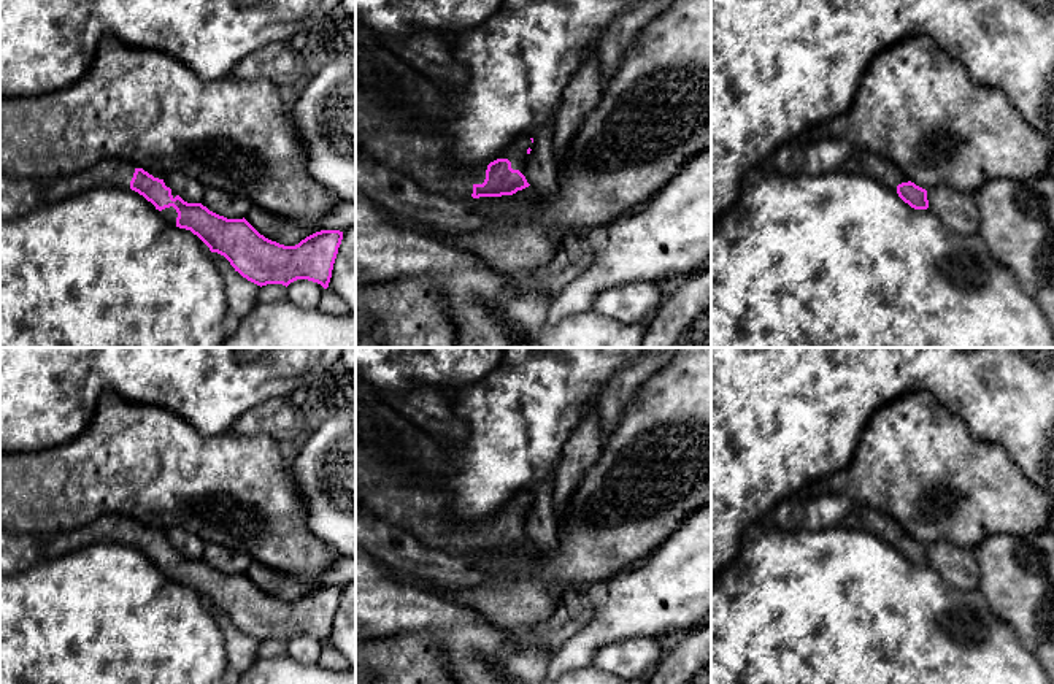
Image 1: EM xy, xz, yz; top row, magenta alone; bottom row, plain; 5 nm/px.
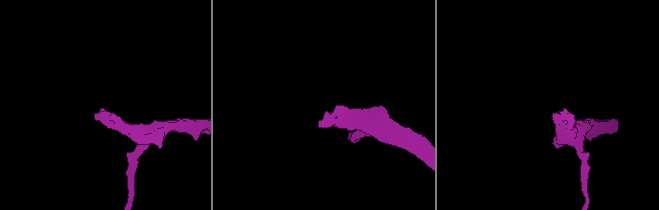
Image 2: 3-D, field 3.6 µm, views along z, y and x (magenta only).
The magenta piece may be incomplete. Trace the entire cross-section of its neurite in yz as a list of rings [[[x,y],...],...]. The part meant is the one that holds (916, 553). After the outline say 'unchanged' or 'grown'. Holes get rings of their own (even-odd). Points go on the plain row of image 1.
[[[856,505],[848,516],[854,528],[873,532],[889,541],[898,552],[914,565],[927,565],[927,546],[911,538],[892,517],[867,506]]]; grown

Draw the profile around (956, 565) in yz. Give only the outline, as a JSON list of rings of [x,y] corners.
[[[935,541],[927,544],[929,565],[952,587],[960,592],[978,589],[979,568],[973,549],[952,543]]]

